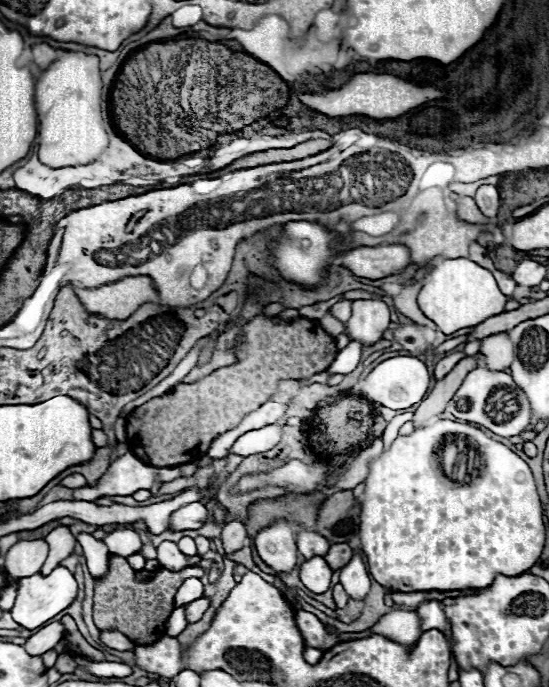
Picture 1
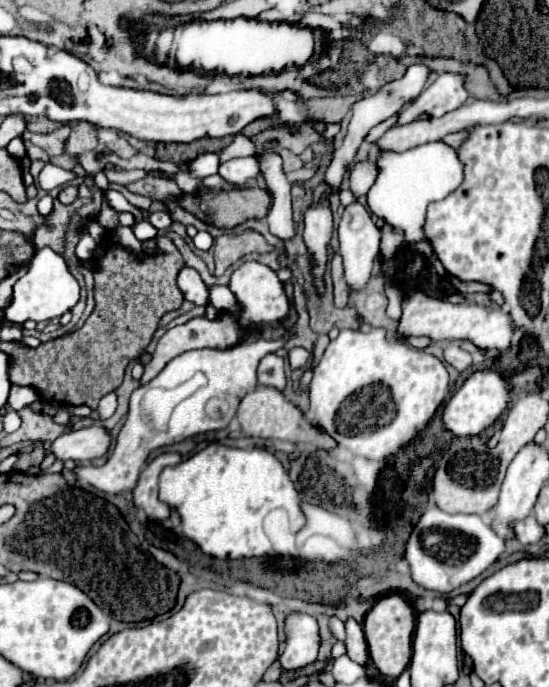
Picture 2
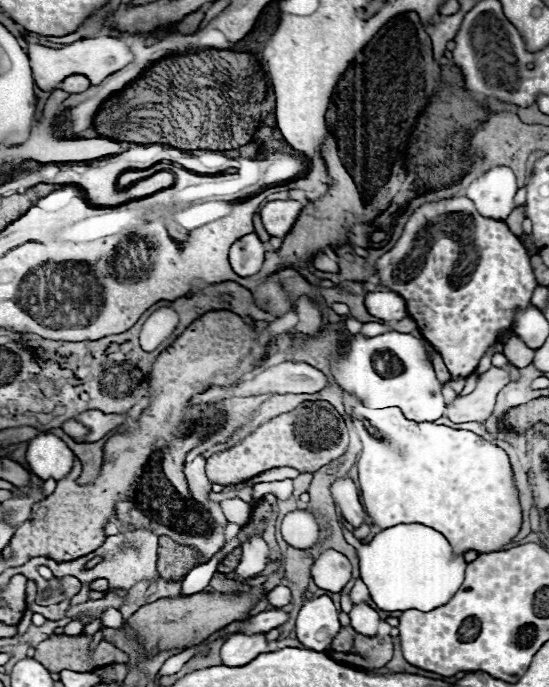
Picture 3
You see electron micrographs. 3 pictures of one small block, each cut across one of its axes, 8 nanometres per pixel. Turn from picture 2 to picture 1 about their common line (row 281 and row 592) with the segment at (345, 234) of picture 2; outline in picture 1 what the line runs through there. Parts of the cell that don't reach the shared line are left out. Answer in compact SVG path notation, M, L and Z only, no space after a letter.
M354 554L350 564L340 570L340 584L344 586L344 590L350 598L354 598L354 600L366 598L366 594L370 592L370 576L368 576L368 570L366 570L360 554Z

